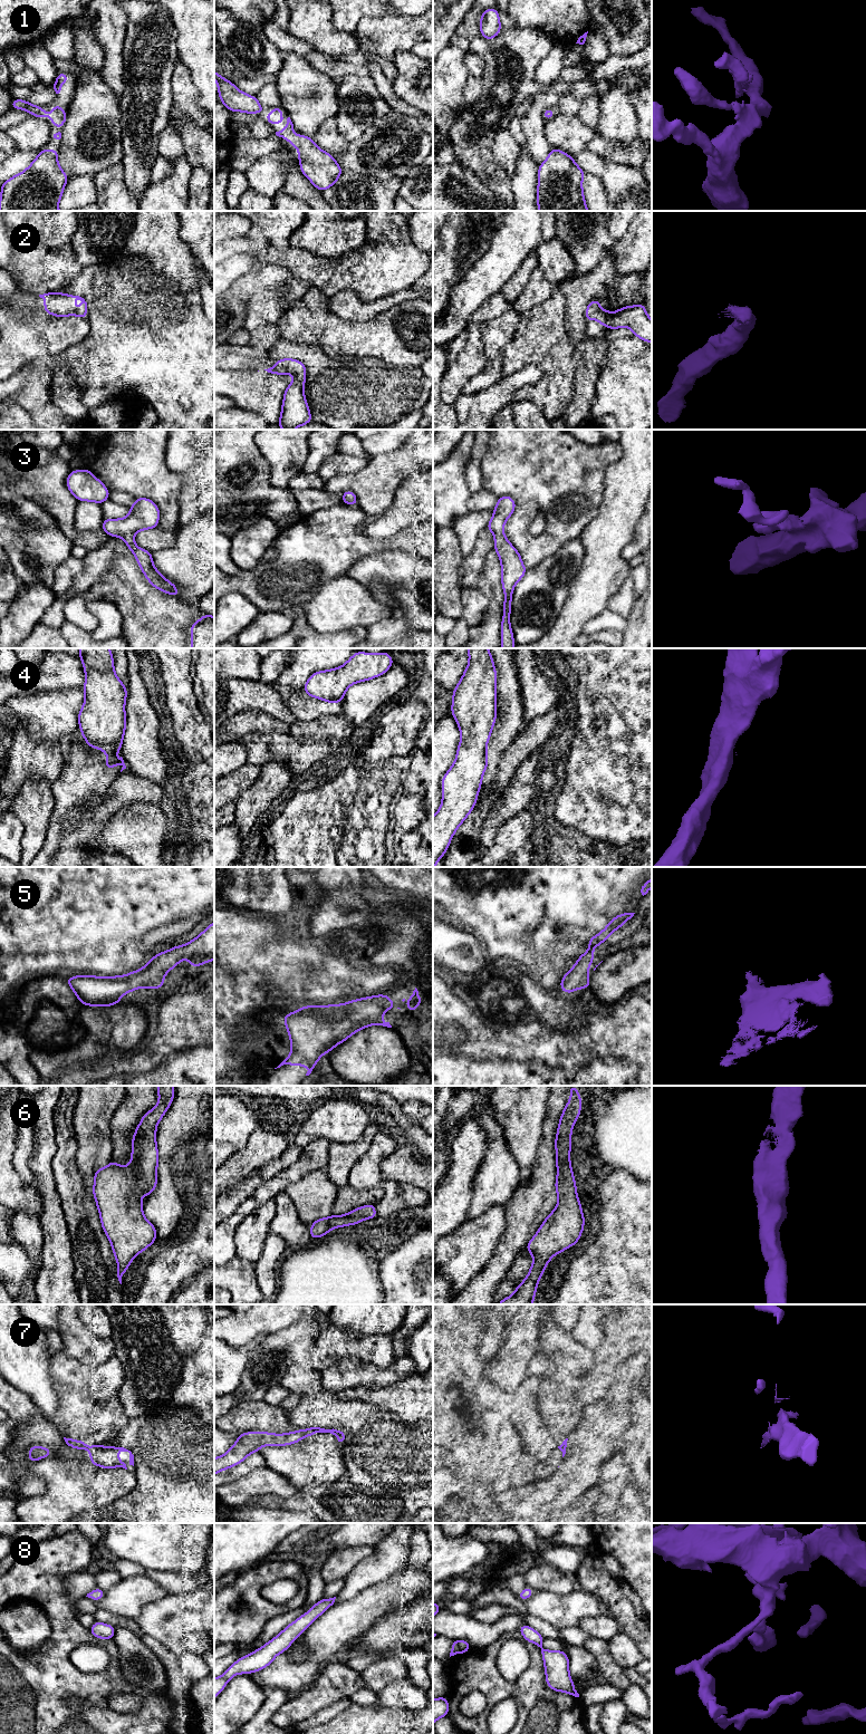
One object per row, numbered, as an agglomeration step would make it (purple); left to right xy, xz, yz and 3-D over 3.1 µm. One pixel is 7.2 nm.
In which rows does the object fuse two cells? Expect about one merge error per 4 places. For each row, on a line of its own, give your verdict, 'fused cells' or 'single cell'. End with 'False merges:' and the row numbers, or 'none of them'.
1: single cell
2: single cell
3: single cell
4: fused cells
5: single cell
6: single cell
7: fused cells
8: single cell
False merges: 4, 7

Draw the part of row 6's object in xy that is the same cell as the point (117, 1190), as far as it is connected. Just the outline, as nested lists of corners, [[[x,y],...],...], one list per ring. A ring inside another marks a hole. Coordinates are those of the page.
[[[156,1086],[160,1099],[157,1105],[141,1119],[132,1138],[131,1164],[122,1166],[113,1159],[94,1175],[93,1195],[100,1215],[102,1227],[108,1237],[113,1253],[117,1261],[117,1278],[122,1284],[122,1277],[133,1259],[152,1245],[157,1239],[155,1226],[143,1214],[139,1198],[148,1196],[157,1185],[158,1149],[156,1146],[156,1127],[174,1099],[174,1086]]]

